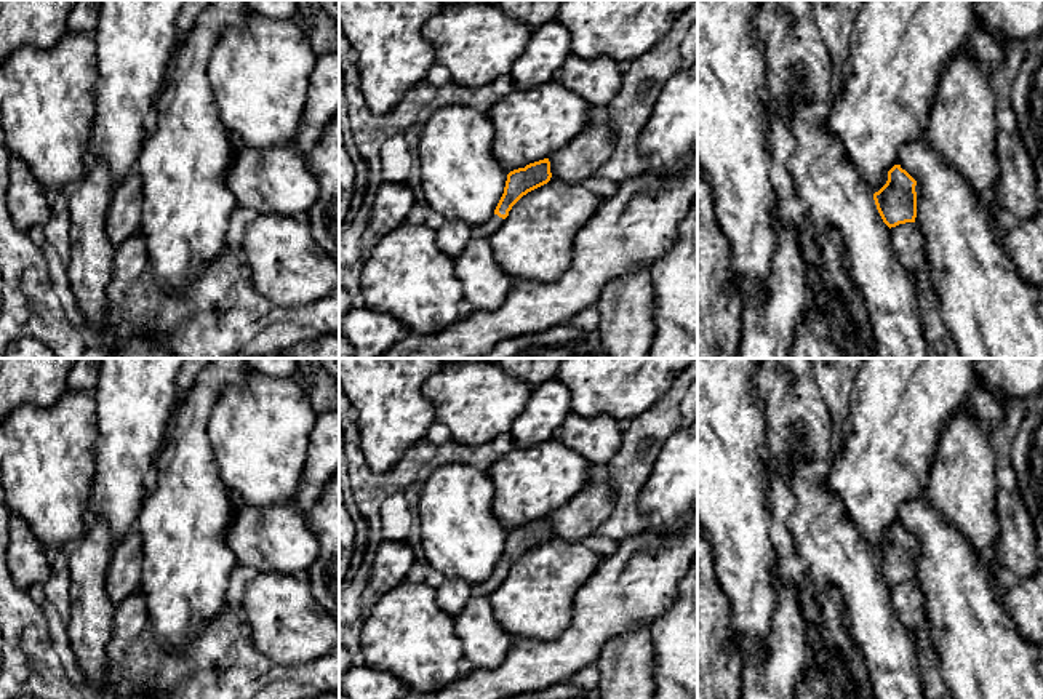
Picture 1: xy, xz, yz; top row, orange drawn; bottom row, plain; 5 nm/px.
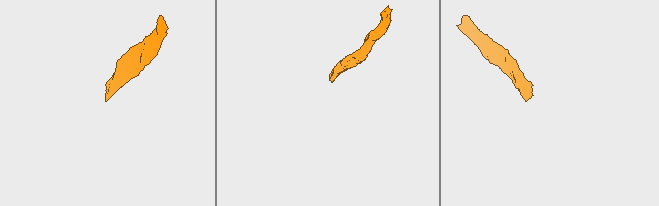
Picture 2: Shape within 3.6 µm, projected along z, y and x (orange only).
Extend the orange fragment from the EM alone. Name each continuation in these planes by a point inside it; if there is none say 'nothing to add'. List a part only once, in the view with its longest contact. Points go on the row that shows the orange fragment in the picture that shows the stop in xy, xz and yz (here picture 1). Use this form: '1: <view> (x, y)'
1: xz (487, 229)

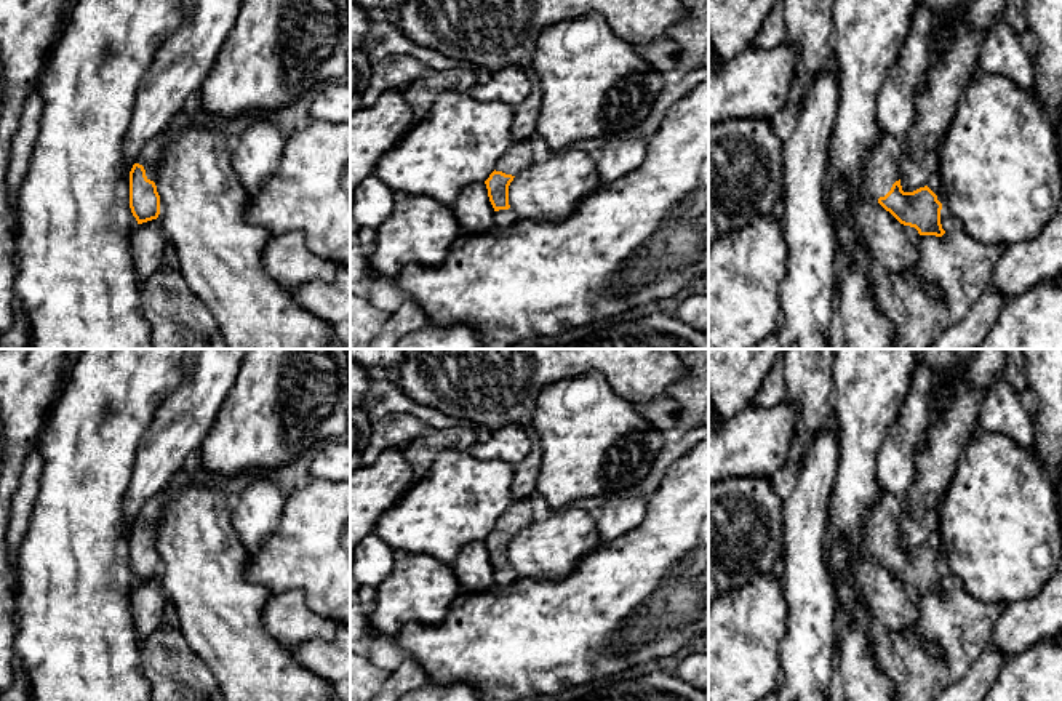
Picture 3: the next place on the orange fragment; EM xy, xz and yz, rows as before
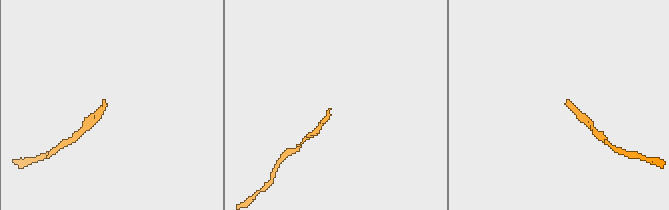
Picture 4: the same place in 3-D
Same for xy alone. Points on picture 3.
1: xy (151, 154)

